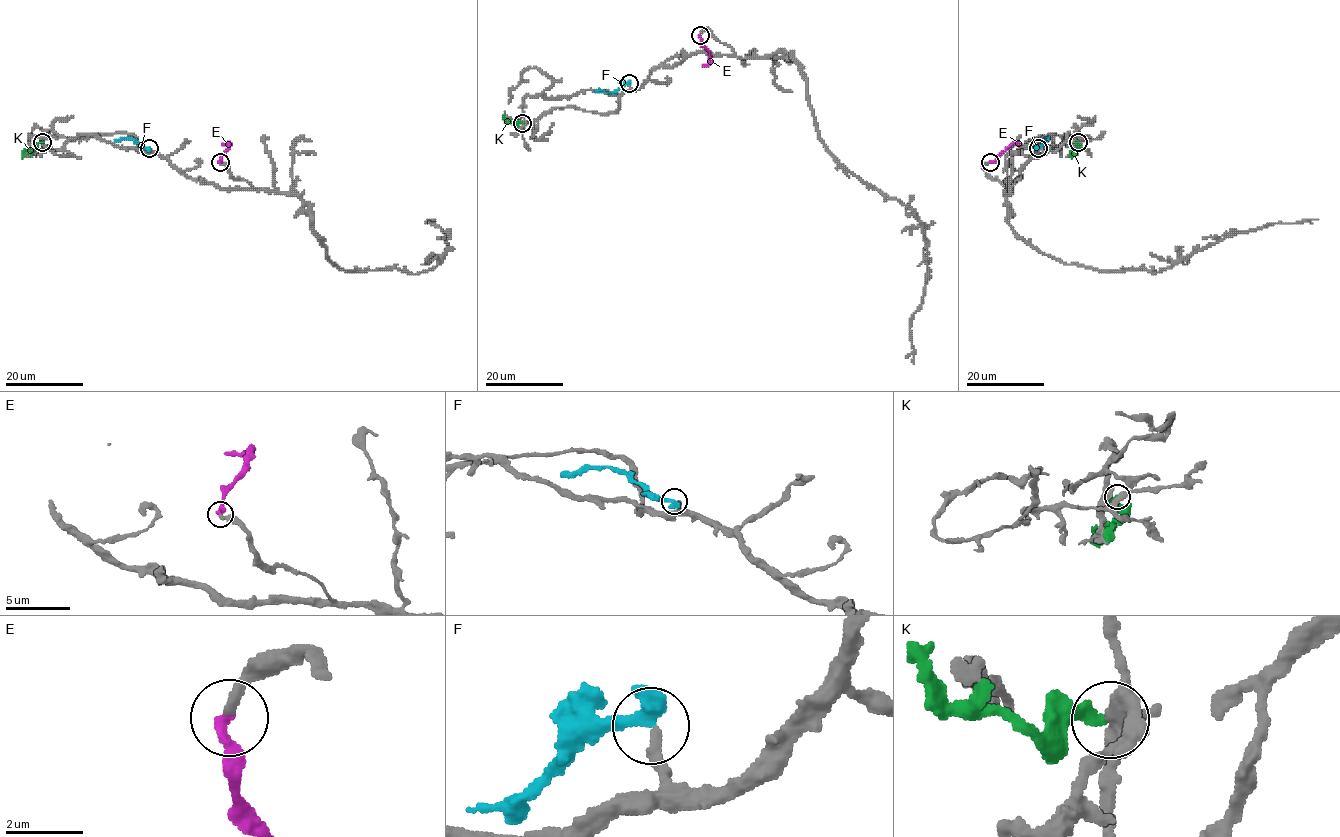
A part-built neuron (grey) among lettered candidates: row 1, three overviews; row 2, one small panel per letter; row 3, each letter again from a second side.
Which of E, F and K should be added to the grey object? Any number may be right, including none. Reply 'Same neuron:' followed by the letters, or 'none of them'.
Same neuron: E

